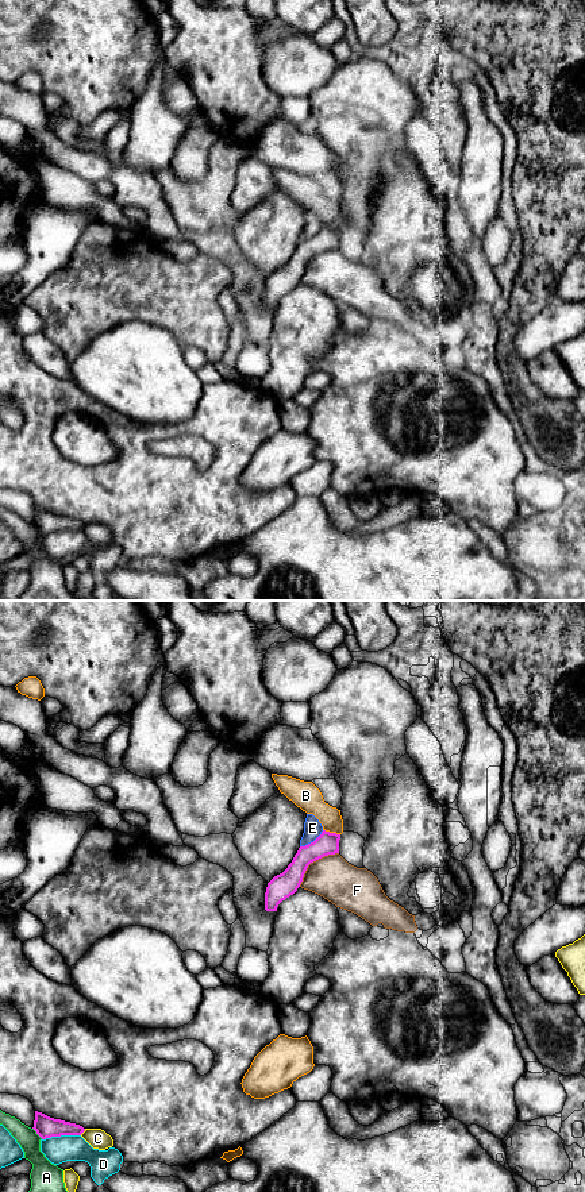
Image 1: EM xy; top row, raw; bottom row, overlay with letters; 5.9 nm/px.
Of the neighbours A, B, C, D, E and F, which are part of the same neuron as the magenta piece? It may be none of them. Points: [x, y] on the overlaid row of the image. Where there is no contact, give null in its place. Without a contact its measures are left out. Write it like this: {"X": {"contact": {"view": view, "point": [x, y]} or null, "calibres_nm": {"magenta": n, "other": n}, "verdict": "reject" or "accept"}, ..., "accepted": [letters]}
{"A": {"contact": {"view": "xy", "point": [37, 1133]}, "calibres_nm": {"magenta": 130, "other": 160}, "verdict": "reject"}, "B": {"contact": {"view": "xy", "point": [331, 833]}, "calibres_nm": {"magenta": 130, "other": 160}, "verdict": "reject"}, "C": {"contact": {"view": "xy", "point": [83, 1131]}, "calibres_nm": {"magenta": 130, "other": 120}, "verdict": "reject"}, "D": {"contact": {"view": "xy", "point": [61, 1134]}, "calibres_nm": {"magenta": 130, "other": 160}, "verdict": "reject"}, "E": {"contact": {"view": "xy", "point": [311, 843]}, "calibres_nm": {"magenta": 130, "other": 110}, "verdict": "reject"}, "F": {"contact": {"view": "xy", "point": [312, 861]}, "calibres_nm": {"magenta": 150, "other": 260}, "verdict": "reject"}, "accepted": []}

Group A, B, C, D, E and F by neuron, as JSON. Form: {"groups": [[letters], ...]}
{"groups": [["A", "F"], ["B"], ["C"], ["D"], ["E"]]}

